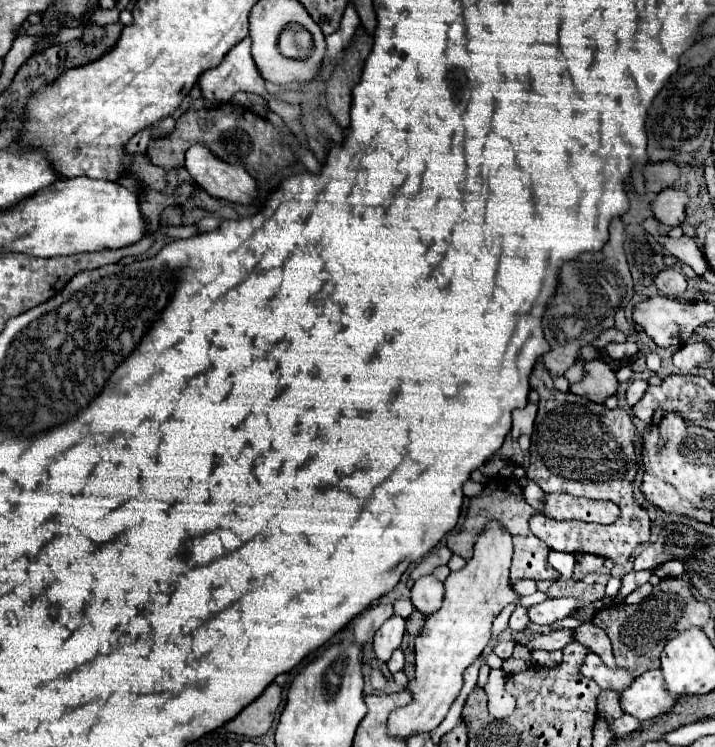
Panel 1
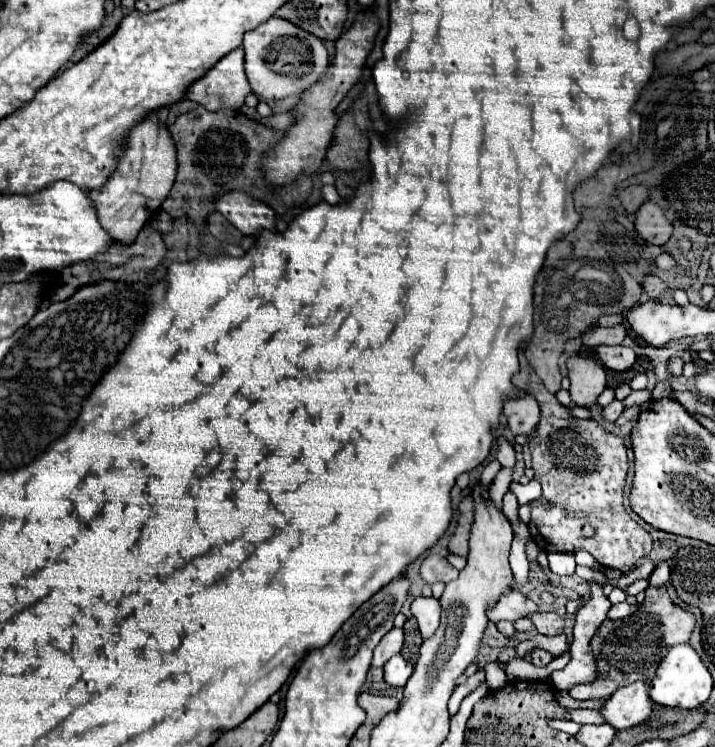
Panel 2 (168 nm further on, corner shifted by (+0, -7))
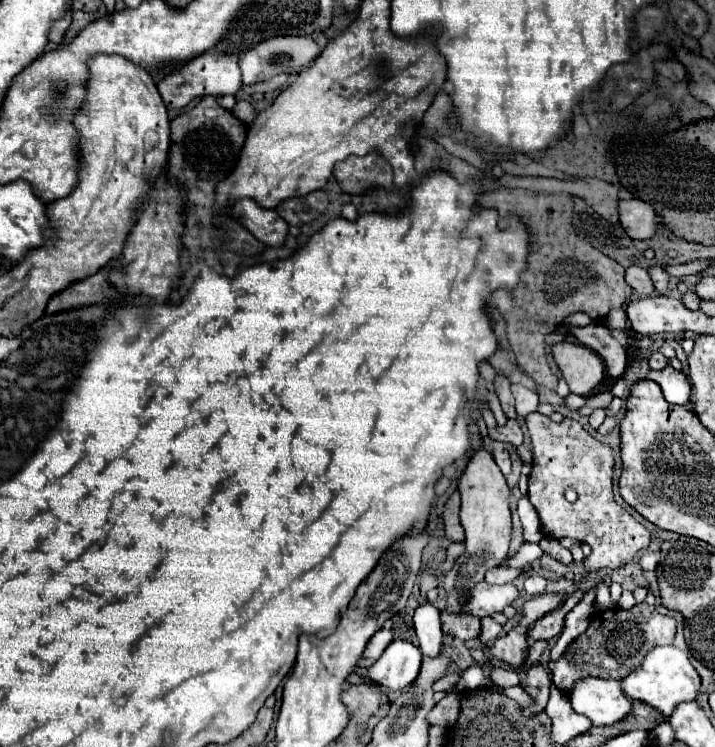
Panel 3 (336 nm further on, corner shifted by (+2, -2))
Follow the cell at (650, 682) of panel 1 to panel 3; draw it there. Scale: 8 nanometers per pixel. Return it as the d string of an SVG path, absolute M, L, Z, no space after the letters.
M588 677L570 693L572 709L586 715L594 725L612 725L628 715L632 709L632 699L624 695L620 681Z

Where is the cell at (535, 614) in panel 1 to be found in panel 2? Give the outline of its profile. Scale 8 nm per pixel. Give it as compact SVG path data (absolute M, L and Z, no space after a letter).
M510 588L510 592L506 592L506 596L502 596L502 600L498 600L498 604L494 604L494 608L490 608L490 612L486 612L486 616L490 622L518 620L536 610L538 610L538 606L528 596L520 594L516 588Z

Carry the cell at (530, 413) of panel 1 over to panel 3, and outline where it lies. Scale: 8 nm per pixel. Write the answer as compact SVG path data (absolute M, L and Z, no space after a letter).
M512 385L512 393L514 393L514 399L516 399L518 417L526 417L526 415L534 413L536 407L540 405L538 395L534 391L526 389L524 385Z

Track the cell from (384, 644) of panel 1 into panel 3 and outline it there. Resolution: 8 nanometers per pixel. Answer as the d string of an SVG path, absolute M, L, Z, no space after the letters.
M380 629L370 641L368 647L360 659L360 667L370 667L372 663L376 663L376 659L386 651L386 647L392 643L394 639L394 631L392 629Z

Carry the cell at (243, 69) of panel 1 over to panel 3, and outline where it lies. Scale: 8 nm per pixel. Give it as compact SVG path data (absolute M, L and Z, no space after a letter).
M210 51L210 53L204 53L196 59L192 59L192 63L186 63L184 67L176 69L174 73L162 77L158 83L158 91L168 109L186 107L196 97L236 95L240 89L242 89L242 75L240 75L240 65L238 65L238 55L236 53L218 53L218 51Z

